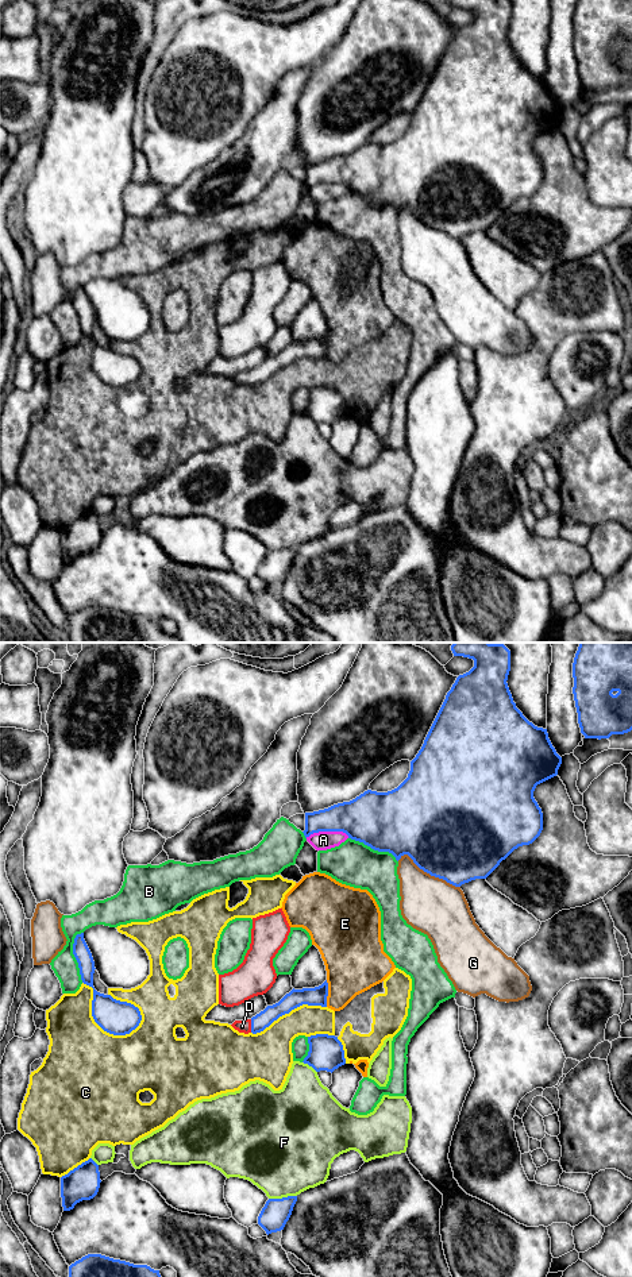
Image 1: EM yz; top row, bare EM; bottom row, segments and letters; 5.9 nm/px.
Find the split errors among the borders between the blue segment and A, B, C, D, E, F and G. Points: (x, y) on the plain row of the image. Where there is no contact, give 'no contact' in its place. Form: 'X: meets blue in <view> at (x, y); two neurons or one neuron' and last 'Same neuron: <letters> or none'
A: meets blue in yz at (327, 182); two neurons
B: meets blue in yz at (74, 308); two neurons
C: meets blue in yz at (96, 374); two neurons
D: meets blue in yz at (251, 378); one neuron
E: meets blue in yz at (327, 346); two neurons
F: meets blue in yz at (282, 550); two neurons
G: meets blue in yz at (428, 224); two neurons
Same neuron: D

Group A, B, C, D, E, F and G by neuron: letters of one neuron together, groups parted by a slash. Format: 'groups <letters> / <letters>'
groups A / B F / C / D / E / G

